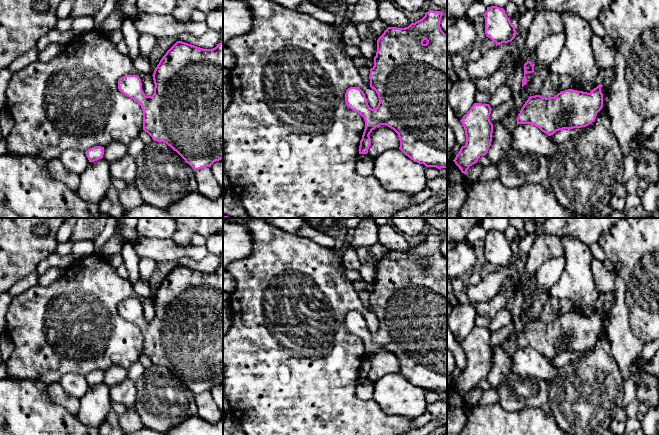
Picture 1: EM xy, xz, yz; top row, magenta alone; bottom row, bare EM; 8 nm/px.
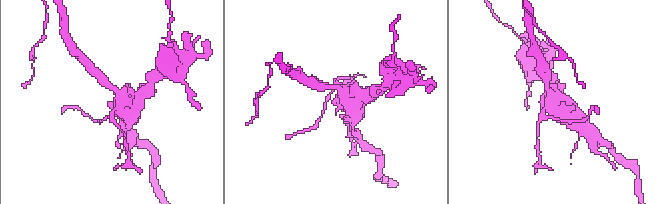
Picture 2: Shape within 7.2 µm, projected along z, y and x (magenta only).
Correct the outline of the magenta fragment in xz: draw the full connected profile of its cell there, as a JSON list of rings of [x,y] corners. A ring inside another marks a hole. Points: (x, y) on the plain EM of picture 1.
[[[429,234],[425,237],[425,240],[411,247],[408,251],[397,252],[388,251],[384,257],[377,264],[377,276],[374,281],[374,290],[370,293],[370,311],[374,313],[378,319],[379,327],[376,332],[369,331],[364,316],[358,311],[350,311],[346,314],[345,325],[346,329],[353,335],[360,338],[365,345],[365,353],[362,359],[359,370],[359,378],[367,378],[371,369],[370,357],[380,349],[386,349],[393,353],[399,361],[400,371],[399,373],[408,380],[414,386],[424,388],[426,391],[436,391],[438,393],[447,392],[447,259],[442,255],[440,251],[440,245],[443,240],[443,235]]]

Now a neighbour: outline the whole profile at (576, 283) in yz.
[[[572,236],[561,238],[561,242],[566,263],[550,294],[571,301],[575,307],[574,314],[590,317],[601,308],[601,293],[596,289],[591,270],[593,255],[588,245]]]

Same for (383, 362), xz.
[[[386,349],[376,351],[370,357],[371,369],[368,373],[368,379],[375,382],[390,373],[400,371],[398,358]]]

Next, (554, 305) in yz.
[[[551,297],[542,308],[542,311],[539,315],[540,320],[542,321],[554,321],[561,315],[568,313],[575,313],[575,307],[571,301],[567,299],[559,299],[557,297]]]

